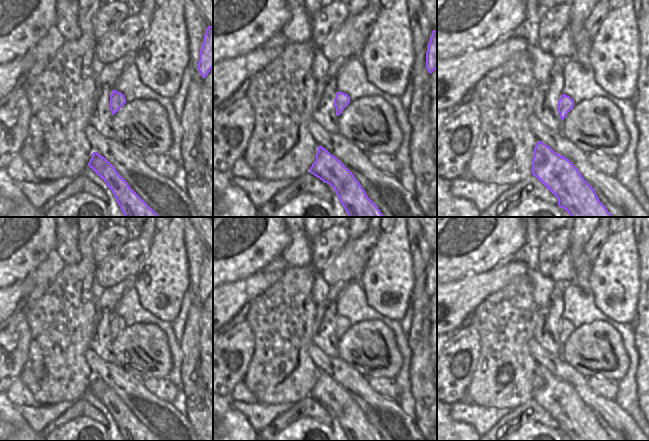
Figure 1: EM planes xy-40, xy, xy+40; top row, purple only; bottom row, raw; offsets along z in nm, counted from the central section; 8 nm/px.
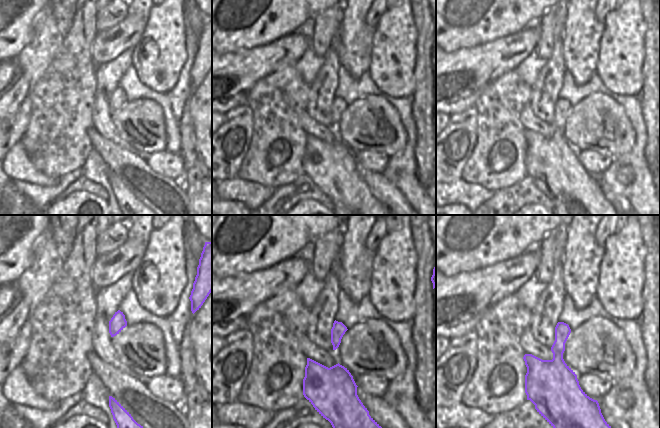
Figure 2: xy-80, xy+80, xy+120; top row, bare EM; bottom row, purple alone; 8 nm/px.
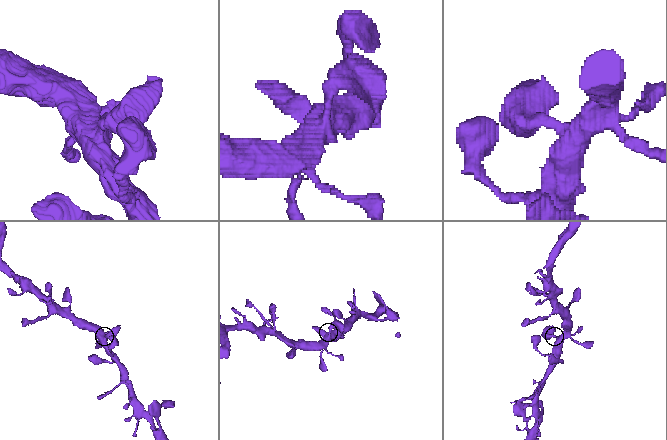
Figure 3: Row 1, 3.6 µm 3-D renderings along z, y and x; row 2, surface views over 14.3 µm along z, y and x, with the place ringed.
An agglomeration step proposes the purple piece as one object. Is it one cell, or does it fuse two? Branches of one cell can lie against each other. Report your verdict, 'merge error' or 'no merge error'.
no merge error

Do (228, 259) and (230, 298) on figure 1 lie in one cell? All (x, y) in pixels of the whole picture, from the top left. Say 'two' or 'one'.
two

